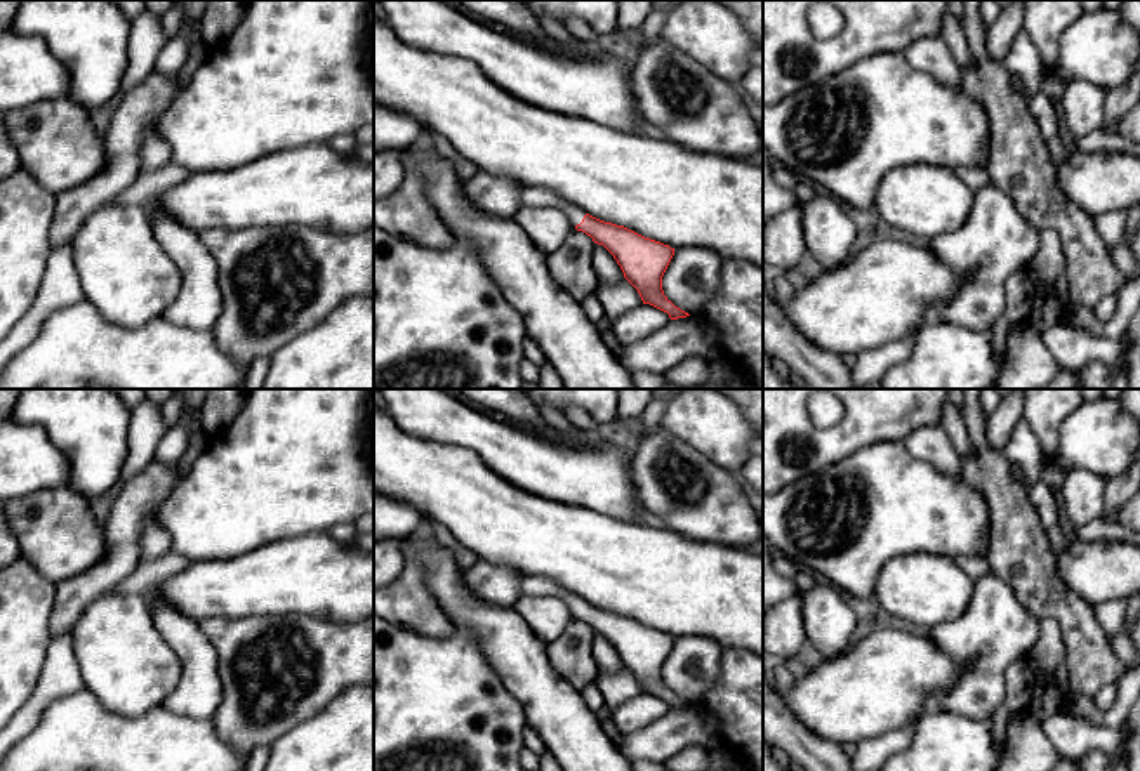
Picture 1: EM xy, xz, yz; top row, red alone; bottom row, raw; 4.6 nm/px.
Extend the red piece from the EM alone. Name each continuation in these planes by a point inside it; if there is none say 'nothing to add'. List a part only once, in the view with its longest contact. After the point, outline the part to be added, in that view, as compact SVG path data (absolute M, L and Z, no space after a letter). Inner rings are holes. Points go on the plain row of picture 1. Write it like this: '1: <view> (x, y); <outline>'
1: xz (530, 586); M525 577L520 585L521 596L554 596L567 603L573 618L582 611L586 601L577 594L563 589L553 580L542 577Z

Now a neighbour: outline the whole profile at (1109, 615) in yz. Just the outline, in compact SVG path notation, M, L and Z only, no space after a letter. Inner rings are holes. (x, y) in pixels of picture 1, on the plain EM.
M1128 597L1104 601L1091 604L1097 623L1100 625L1105 637L1117 636L1124 630L1124 616L1128 610Z

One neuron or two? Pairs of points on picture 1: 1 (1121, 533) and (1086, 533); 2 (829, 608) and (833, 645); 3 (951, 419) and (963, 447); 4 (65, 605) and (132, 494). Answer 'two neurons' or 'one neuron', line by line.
1: one neuron
2: one neuron
3: one neuron
4: one neuron

